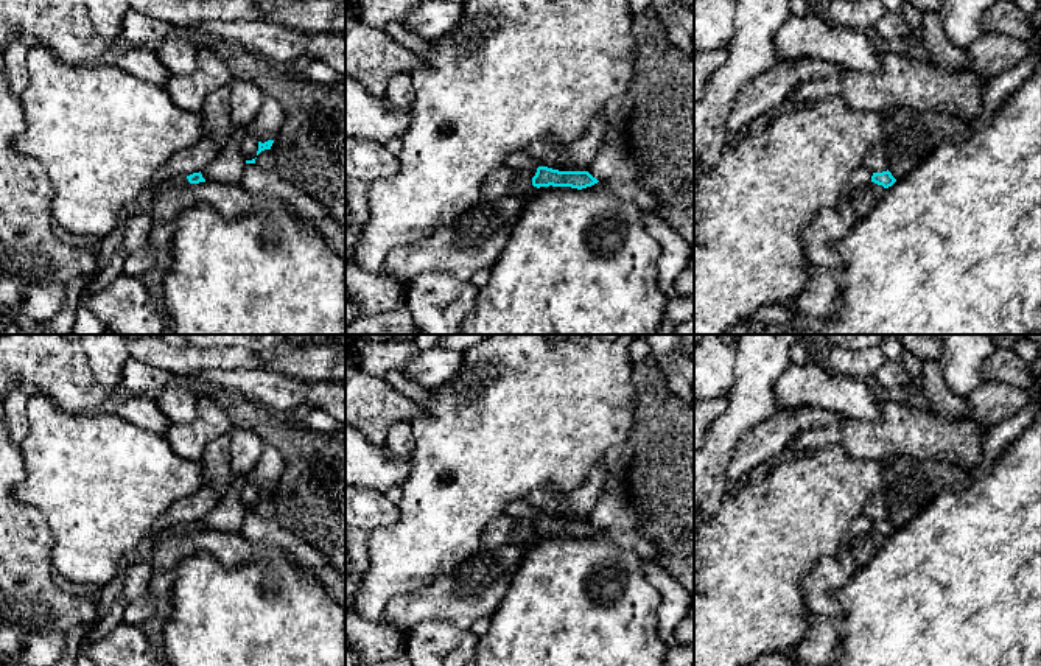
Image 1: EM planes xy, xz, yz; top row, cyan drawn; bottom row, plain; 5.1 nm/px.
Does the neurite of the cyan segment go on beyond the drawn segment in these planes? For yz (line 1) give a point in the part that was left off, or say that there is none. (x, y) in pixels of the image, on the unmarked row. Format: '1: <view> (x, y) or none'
1: none

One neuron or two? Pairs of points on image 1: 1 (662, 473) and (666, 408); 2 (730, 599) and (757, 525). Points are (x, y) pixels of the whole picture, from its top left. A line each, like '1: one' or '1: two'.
1: one
2: one

